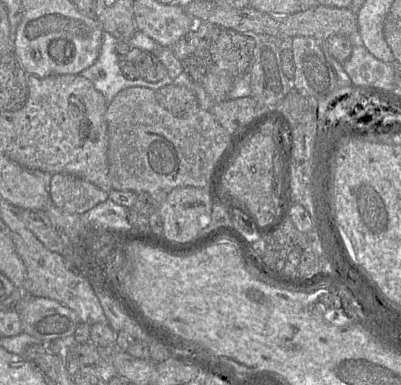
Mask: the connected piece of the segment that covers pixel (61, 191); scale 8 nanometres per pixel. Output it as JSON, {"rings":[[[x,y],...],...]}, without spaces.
{"rings":[[[67,173],[52,175],[49,195],[56,207],[68,213],[84,213],[108,199],[108,193],[93,183]]]}

